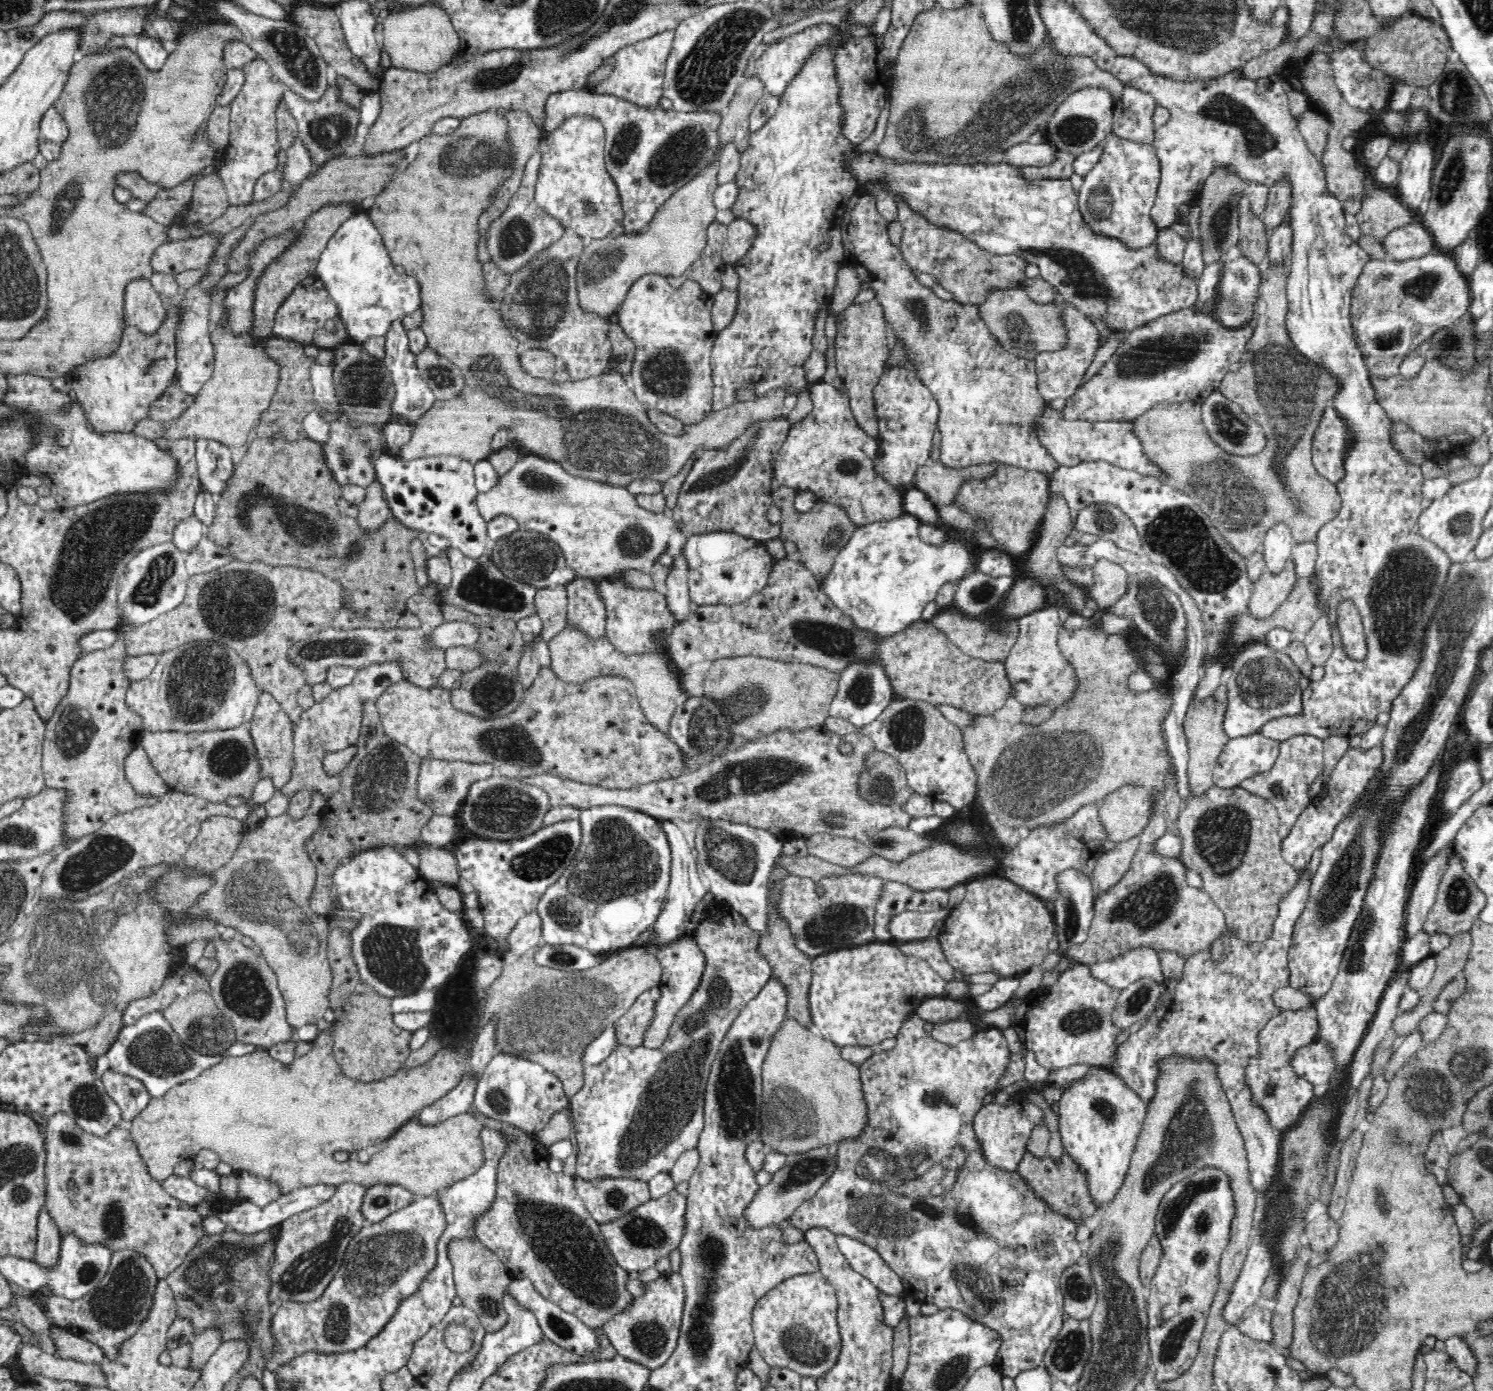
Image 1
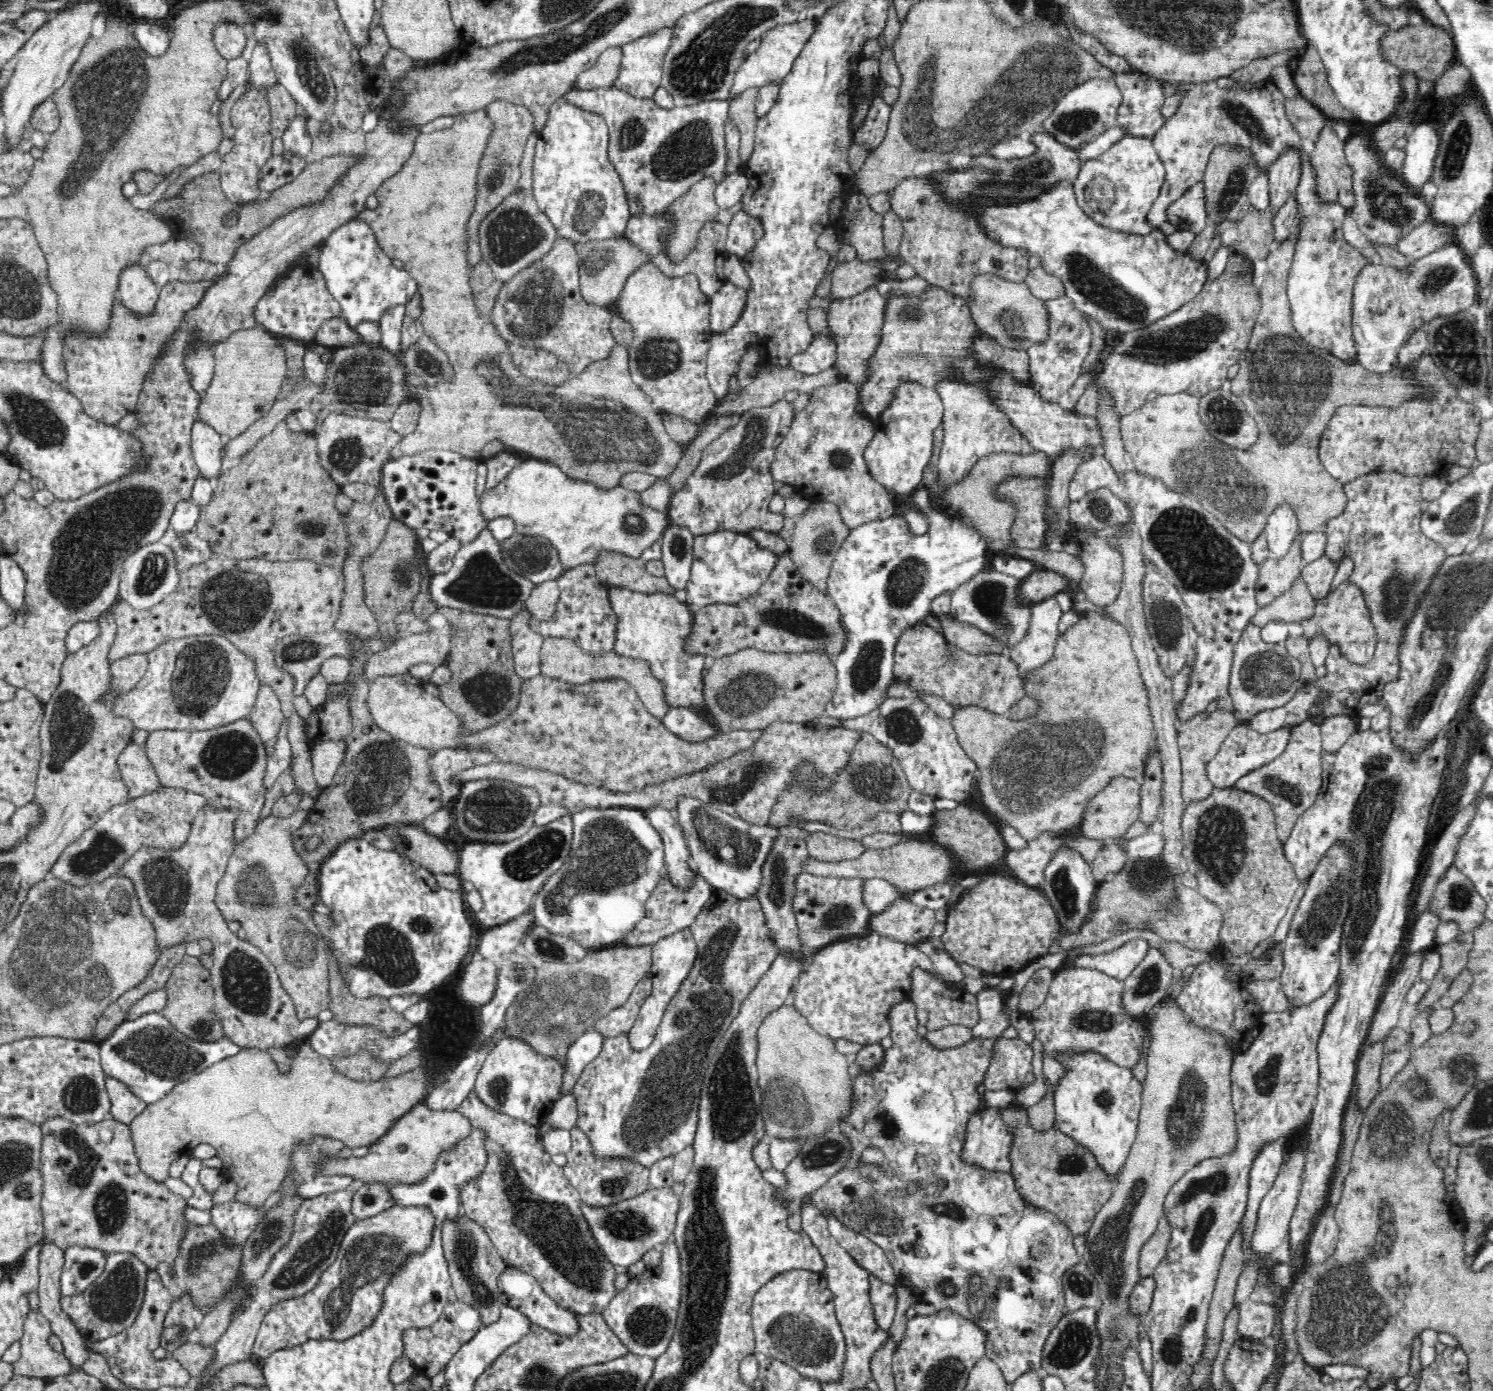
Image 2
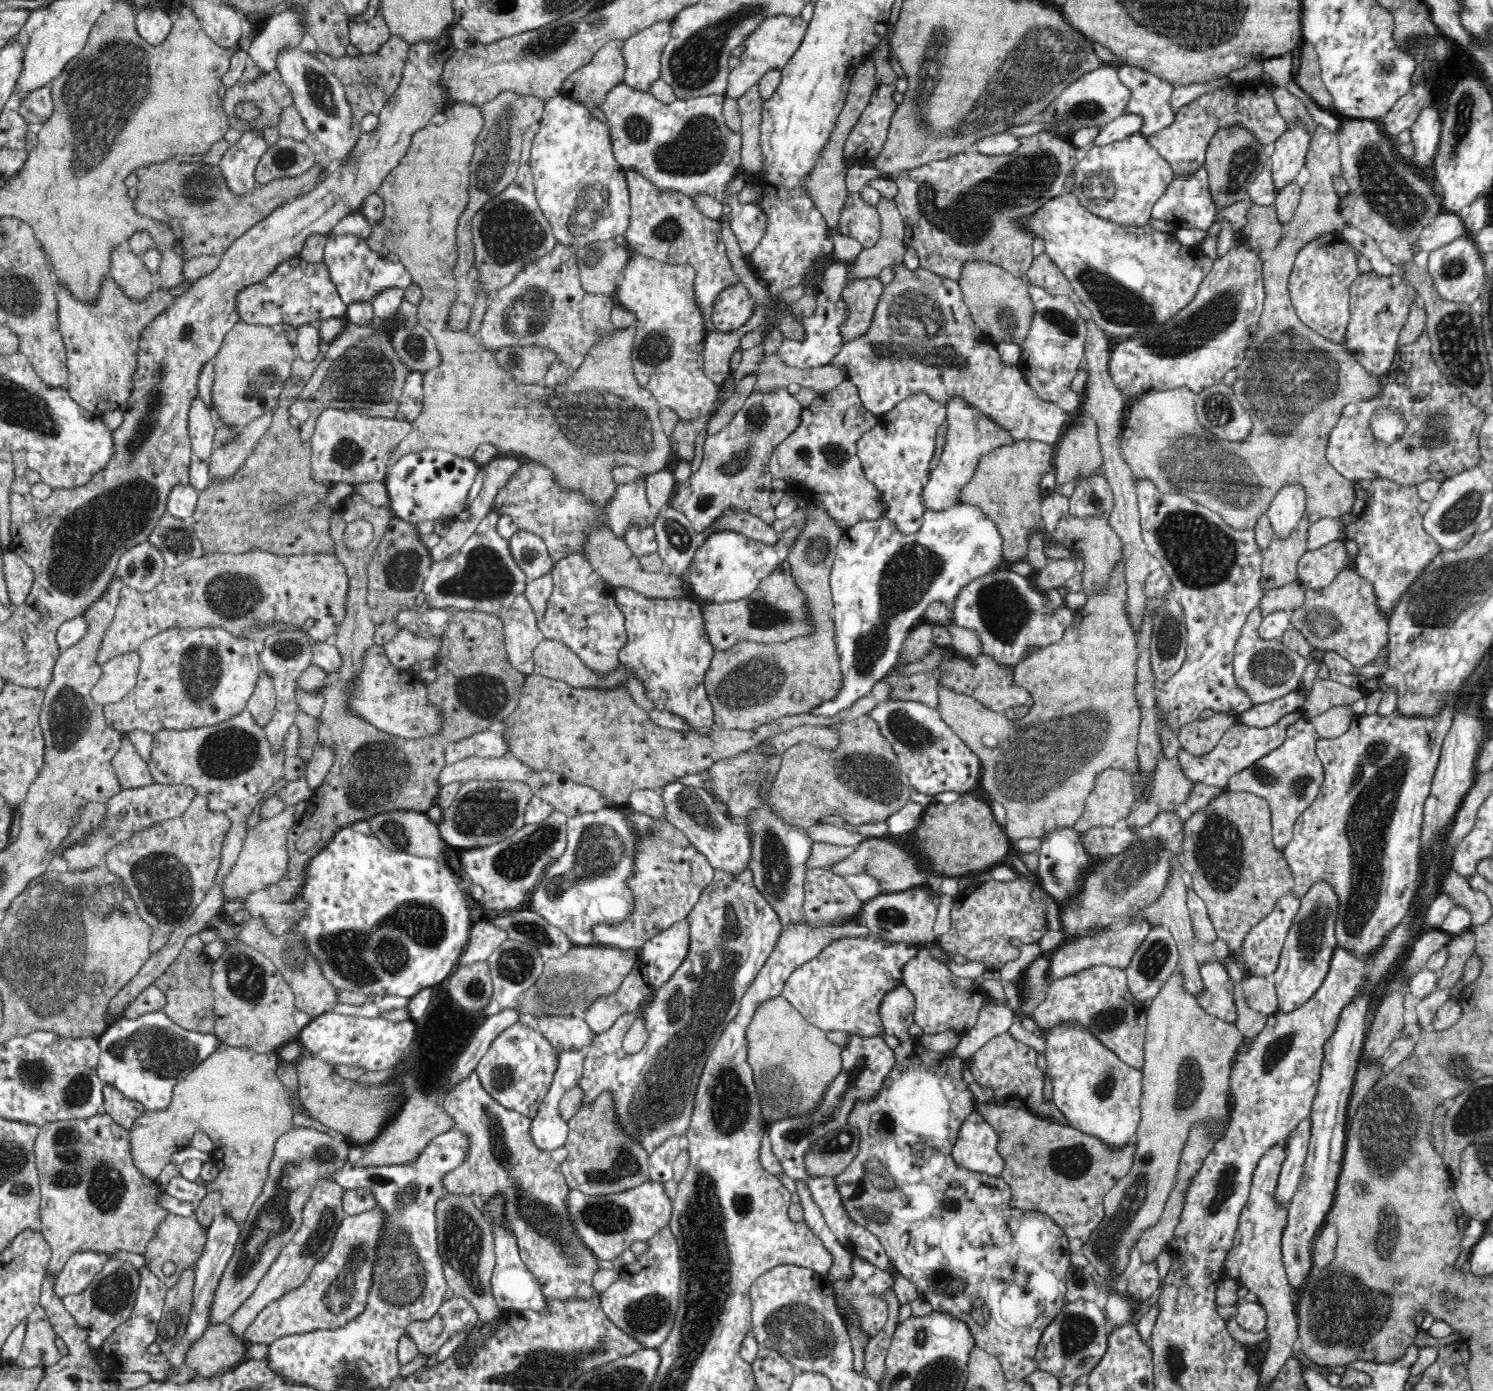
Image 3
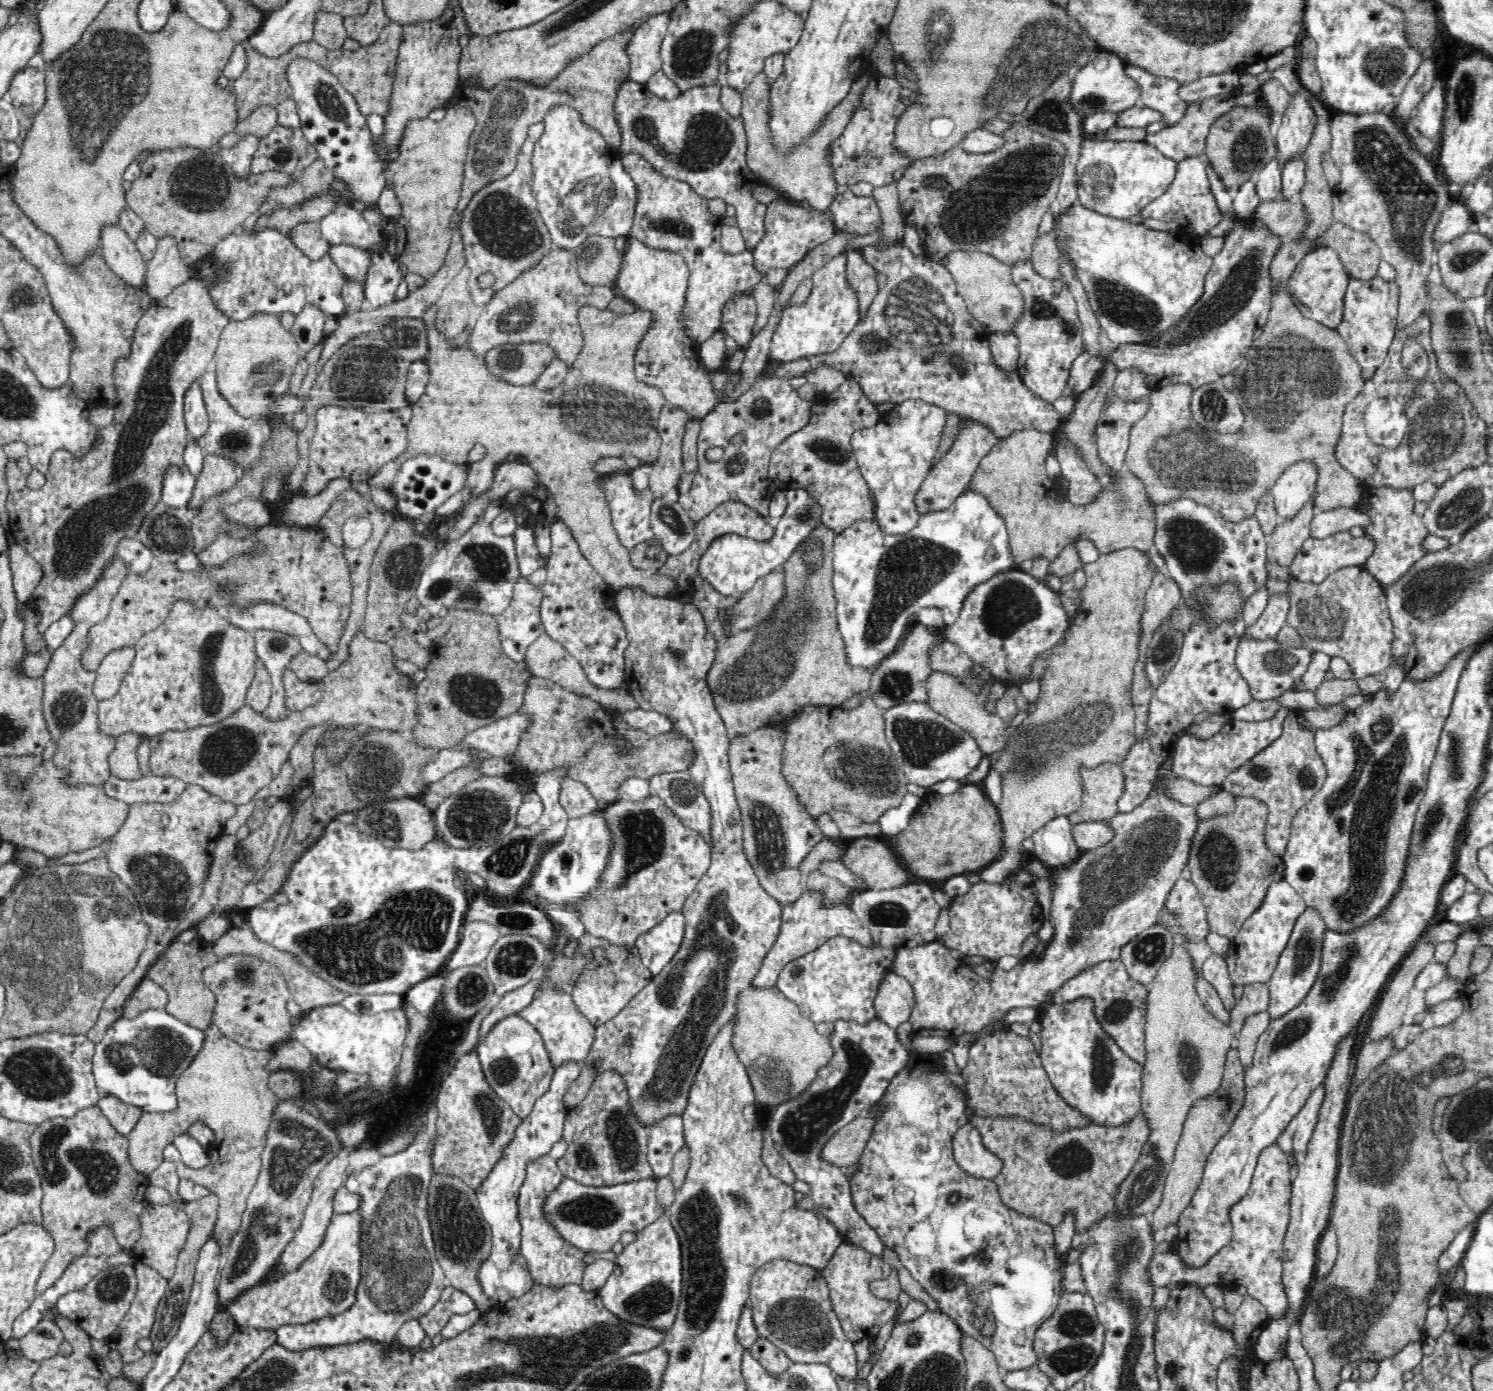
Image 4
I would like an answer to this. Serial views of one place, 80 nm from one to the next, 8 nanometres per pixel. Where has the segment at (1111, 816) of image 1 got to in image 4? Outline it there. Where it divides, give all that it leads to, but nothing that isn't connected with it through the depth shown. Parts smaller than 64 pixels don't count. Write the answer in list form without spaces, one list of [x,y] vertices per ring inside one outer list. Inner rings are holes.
[[[1113,761],[1089,768],[1080,764],[1078,777],[1082,781],[1083,796],[1077,812],[1068,814],[1071,824],[1098,822],[1119,812],[1118,800],[1123,796],[1125,775]]]

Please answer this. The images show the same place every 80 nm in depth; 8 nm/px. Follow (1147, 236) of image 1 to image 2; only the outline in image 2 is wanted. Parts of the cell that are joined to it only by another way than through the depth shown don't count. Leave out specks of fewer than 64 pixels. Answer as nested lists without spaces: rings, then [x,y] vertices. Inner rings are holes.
[[[1125,135],[1104,153],[1081,165],[1073,189],[1086,216],[1092,217],[1098,224],[1128,233],[1148,233],[1154,229],[1149,223],[1149,212],[1160,195],[1165,178],[1165,165],[1152,141]]]

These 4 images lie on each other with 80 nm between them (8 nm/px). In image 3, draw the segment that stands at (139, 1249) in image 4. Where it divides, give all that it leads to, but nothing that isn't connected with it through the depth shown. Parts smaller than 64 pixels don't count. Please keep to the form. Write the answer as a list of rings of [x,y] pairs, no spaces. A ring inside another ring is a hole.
[[[172,1212],[166,1214],[166,1218],[160,1222],[154,1238],[150,1240],[147,1252],[143,1255],[146,1260],[146,1267],[154,1272],[154,1275],[166,1284],[168,1289],[172,1288],[178,1280],[180,1274],[185,1272],[186,1268],[196,1268],[198,1258],[204,1253],[206,1236],[208,1229],[204,1229],[196,1218],[190,1216],[178,1216]],[[165,1262],[173,1262],[176,1265],[176,1272],[172,1276],[166,1276],[162,1271]]]

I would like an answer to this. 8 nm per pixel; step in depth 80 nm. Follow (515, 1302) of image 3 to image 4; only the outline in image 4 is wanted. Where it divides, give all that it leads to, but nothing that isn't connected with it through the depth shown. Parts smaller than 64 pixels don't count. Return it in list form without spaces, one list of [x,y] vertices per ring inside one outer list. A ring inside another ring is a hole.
[[[574,1062],[557,1068],[549,1090],[536,1100],[532,1112],[521,1119],[520,1124],[516,1124],[514,1138],[504,1148],[502,1158],[494,1164],[494,1168],[490,1168],[488,1178],[482,1180],[484,1186],[478,1190],[482,1216],[492,1226],[492,1236],[494,1236],[492,1254],[480,1268],[480,1284],[485,1296],[490,1297],[494,1303],[522,1296],[534,1284],[524,1262],[518,1256],[521,1249],[520,1222],[518,1222],[518,1206],[516,1206],[518,1188],[524,1182],[528,1162],[547,1156],[550,1148],[558,1140],[562,1140],[564,1118],[568,1111],[563,1103],[564,1094],[572,1084],[572,1080],[578,1078],[581,1068],[582,1066],[577,1066]]]

